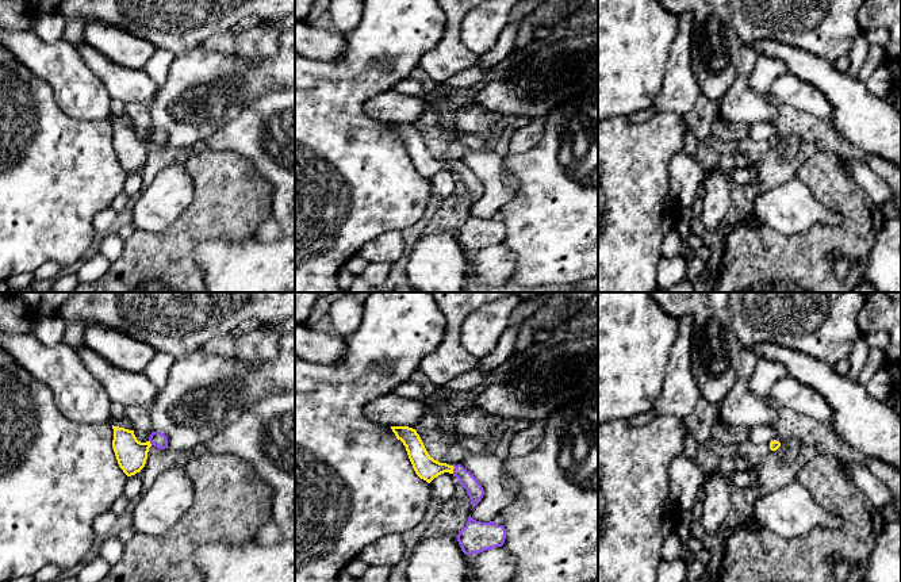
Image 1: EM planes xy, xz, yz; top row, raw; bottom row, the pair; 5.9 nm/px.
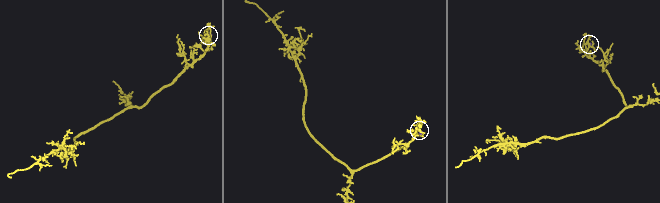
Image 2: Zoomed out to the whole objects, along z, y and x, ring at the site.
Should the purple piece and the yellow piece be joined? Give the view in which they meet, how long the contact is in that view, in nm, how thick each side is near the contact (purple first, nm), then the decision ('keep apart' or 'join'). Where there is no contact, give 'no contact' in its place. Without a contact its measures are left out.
xz | 40 nm | 90/140 nm | join

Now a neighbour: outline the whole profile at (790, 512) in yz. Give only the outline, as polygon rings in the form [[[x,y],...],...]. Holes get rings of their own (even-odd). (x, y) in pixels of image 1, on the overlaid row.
[[[798,480],[759,498],[755,502],[755,520],[783,539],[804,536],[816,527],[841,527],[841,520],[818,505]]]

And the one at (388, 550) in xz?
[[[388,533],[364,547],[359,555],[371,566],[396,566],[405,555],[405,544],[400,533]]]

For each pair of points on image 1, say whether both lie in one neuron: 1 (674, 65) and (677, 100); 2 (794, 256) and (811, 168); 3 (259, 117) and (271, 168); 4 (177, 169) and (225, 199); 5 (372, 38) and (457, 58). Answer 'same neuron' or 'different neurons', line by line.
1: same neuron
2: same neuron
3: same neuron
4: different neurons
5: different neurons

